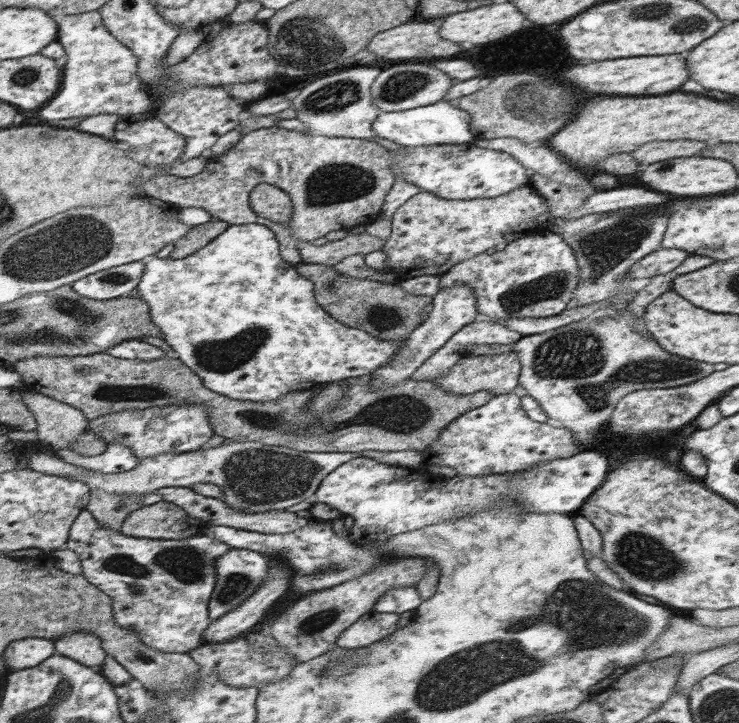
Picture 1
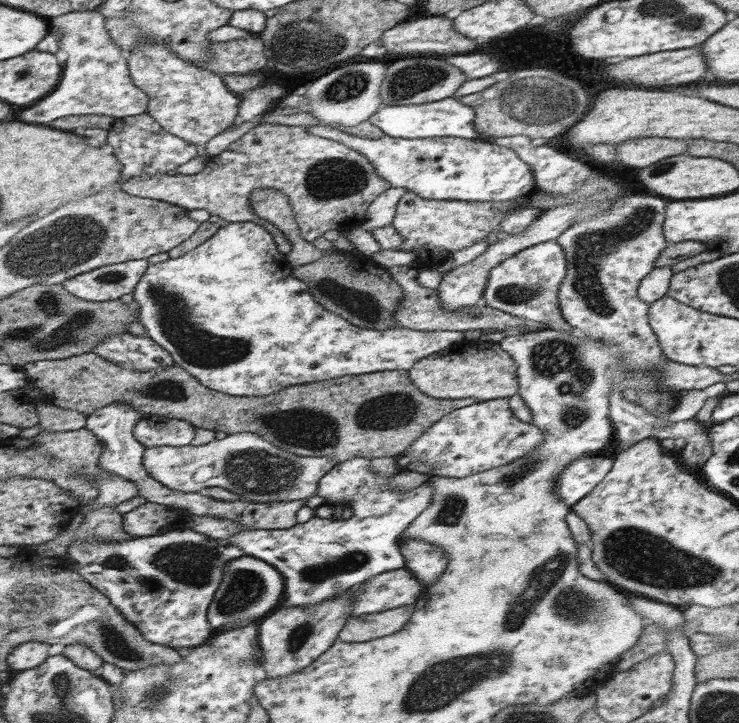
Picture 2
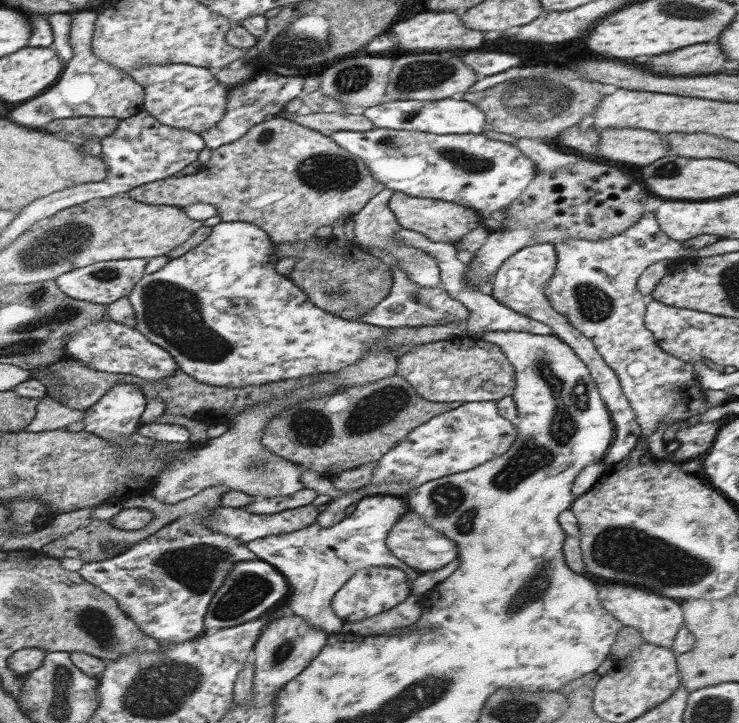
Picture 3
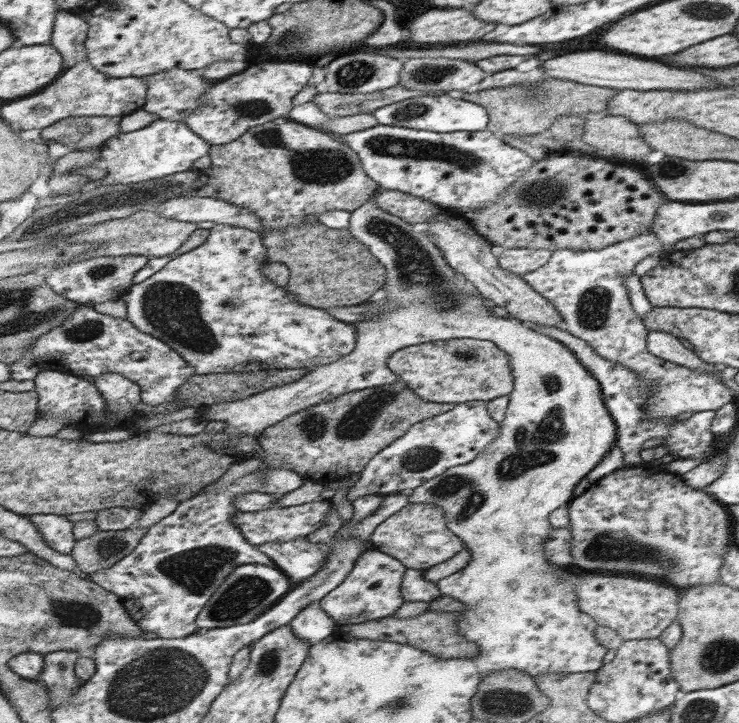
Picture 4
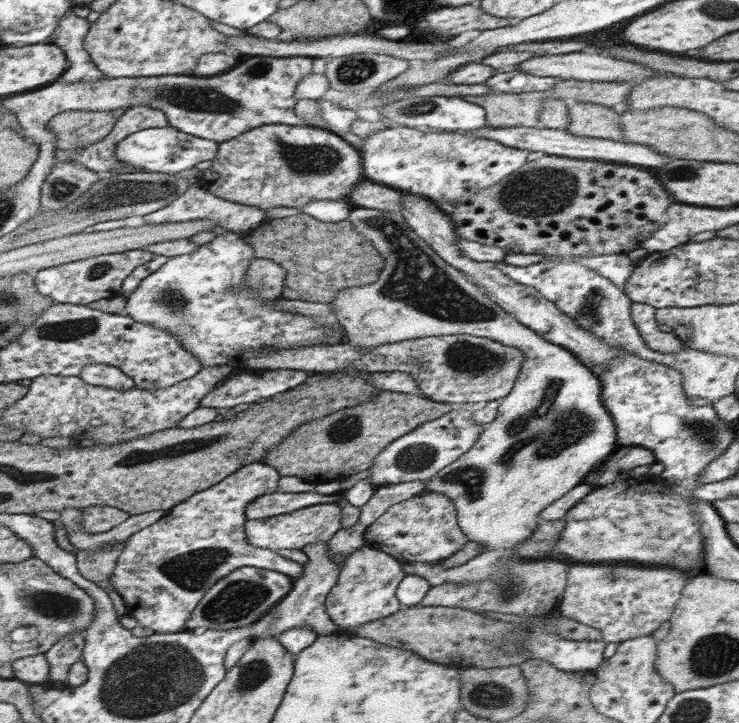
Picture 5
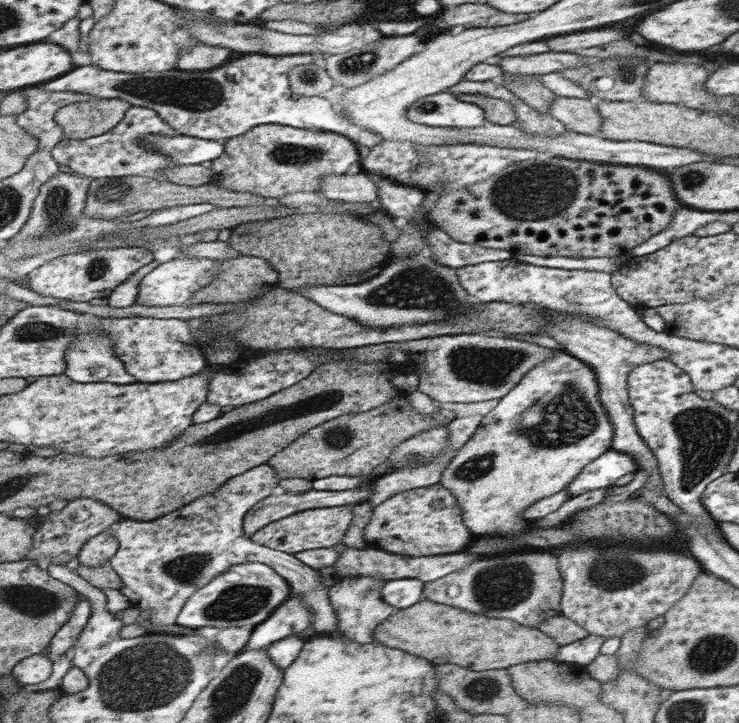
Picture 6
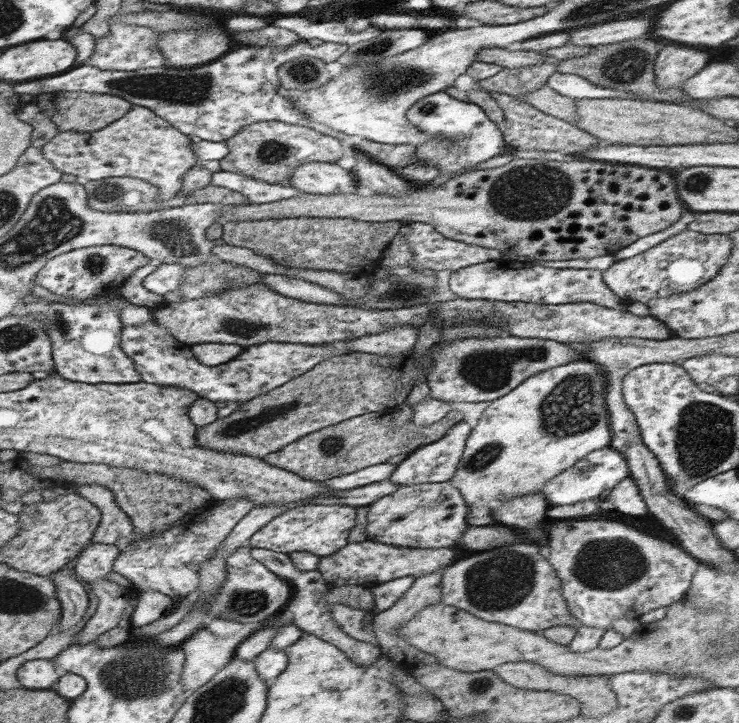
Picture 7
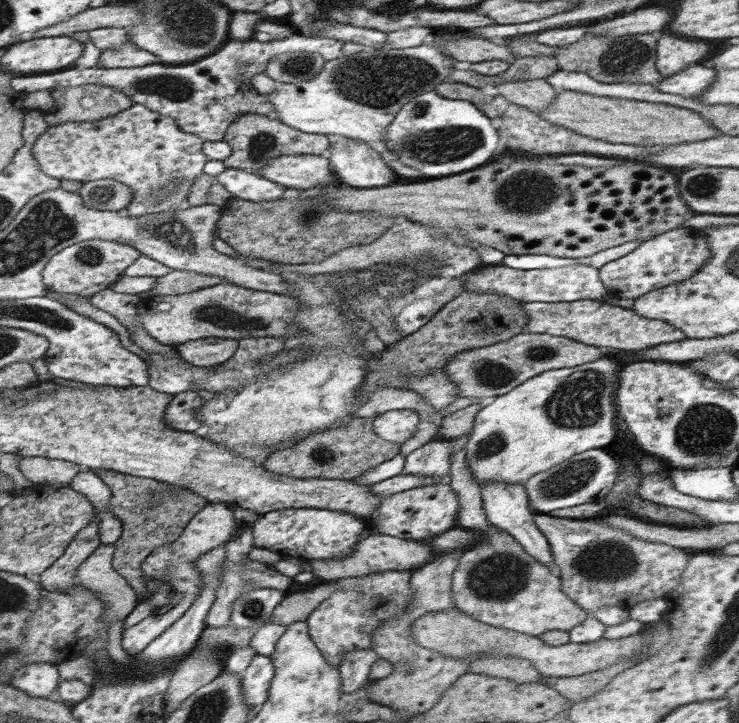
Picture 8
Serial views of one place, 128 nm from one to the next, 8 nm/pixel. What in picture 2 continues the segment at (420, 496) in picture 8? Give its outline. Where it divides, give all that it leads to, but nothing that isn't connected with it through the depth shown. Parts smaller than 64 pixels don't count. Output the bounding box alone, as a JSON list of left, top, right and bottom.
[398,539,450,585]

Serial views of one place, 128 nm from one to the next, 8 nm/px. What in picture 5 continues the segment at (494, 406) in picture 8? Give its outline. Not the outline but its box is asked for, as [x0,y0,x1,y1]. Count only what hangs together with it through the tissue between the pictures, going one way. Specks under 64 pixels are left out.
[328,207,616,586]

